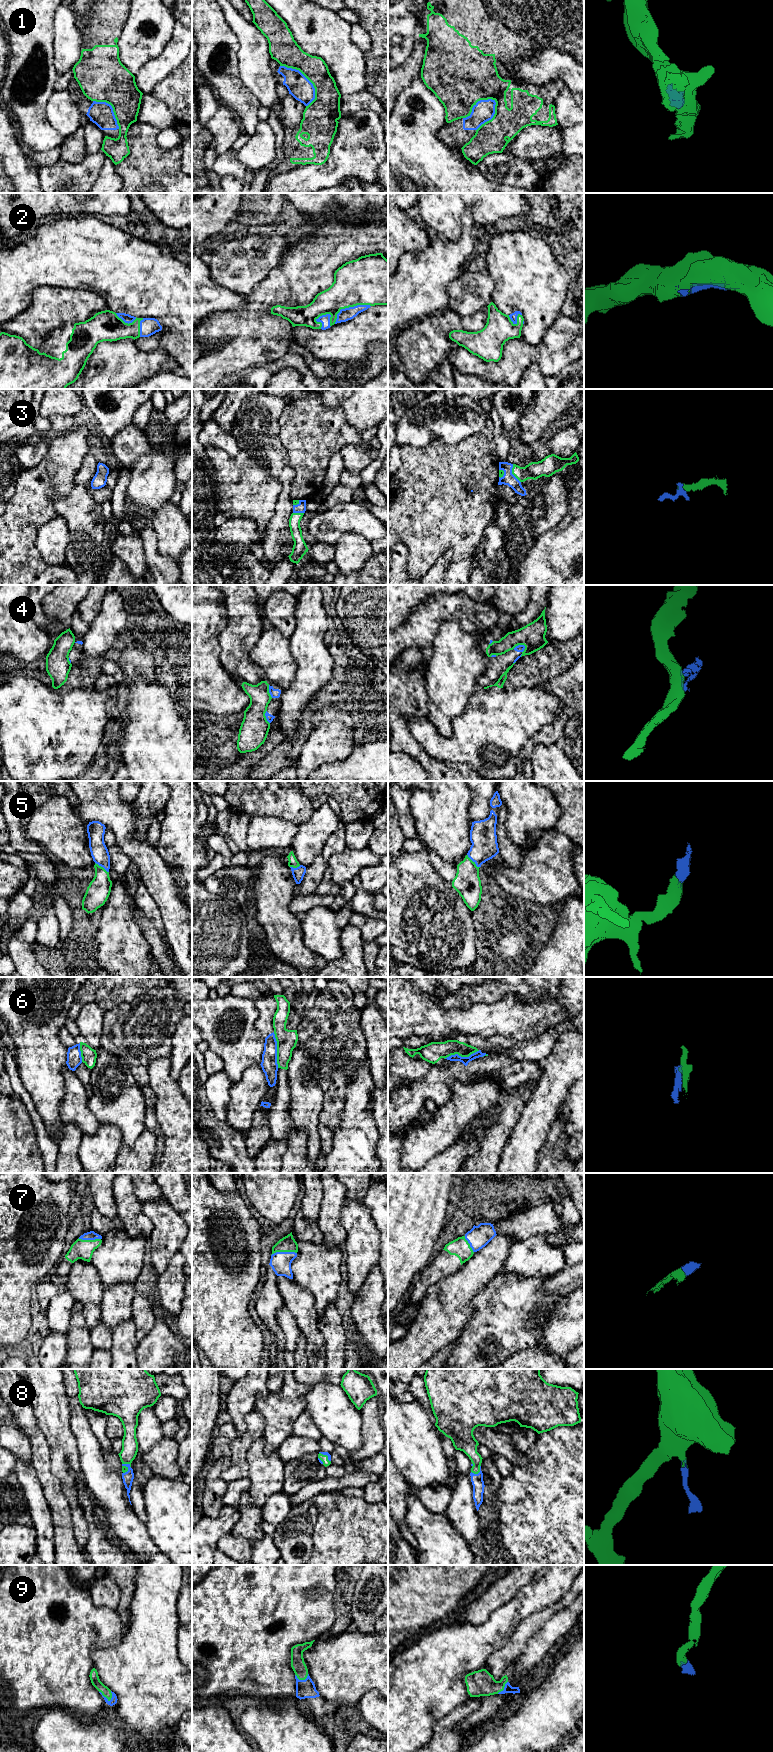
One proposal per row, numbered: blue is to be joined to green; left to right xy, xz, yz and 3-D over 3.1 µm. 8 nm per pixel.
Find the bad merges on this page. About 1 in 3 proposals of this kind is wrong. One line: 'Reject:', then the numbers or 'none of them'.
Reject: 1, 4, 6

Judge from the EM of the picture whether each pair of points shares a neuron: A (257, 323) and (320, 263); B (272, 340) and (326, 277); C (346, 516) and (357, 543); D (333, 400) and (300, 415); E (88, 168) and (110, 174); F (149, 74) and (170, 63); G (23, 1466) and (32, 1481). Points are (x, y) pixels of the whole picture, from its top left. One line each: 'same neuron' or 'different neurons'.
A: same neuron
B: same neuron
C: different neurons
D: different neurons
E: different neurons
F: same neuron
G: same neuron

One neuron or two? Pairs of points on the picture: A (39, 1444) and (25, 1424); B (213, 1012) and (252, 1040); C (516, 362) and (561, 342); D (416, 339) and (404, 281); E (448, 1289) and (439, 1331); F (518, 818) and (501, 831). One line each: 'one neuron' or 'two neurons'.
A: one neuron
B: one neuron
C: one neuron
D: two neurons
E: one neuron
F: two neurons

